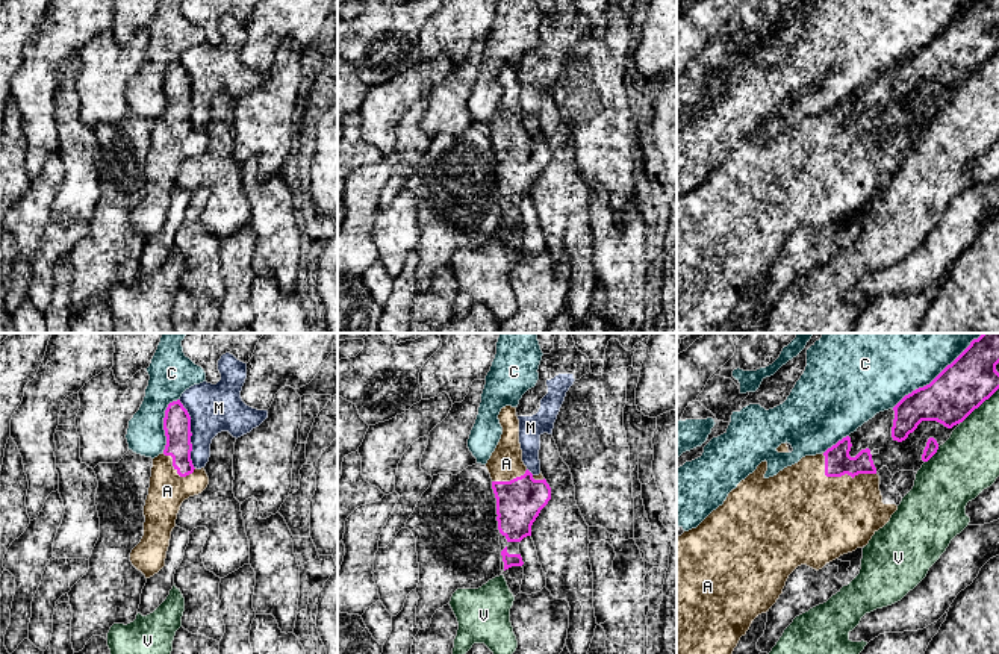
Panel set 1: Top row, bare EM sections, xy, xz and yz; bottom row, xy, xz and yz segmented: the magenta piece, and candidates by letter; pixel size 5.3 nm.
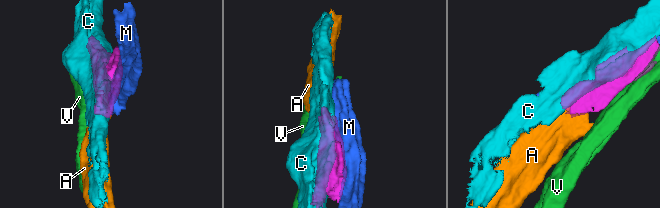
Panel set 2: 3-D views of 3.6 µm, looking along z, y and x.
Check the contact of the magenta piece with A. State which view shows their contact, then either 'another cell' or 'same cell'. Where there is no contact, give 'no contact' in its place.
contact in yz; same cell

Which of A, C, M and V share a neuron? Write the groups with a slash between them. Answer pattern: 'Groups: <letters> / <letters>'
Groups: A / C / M / V

